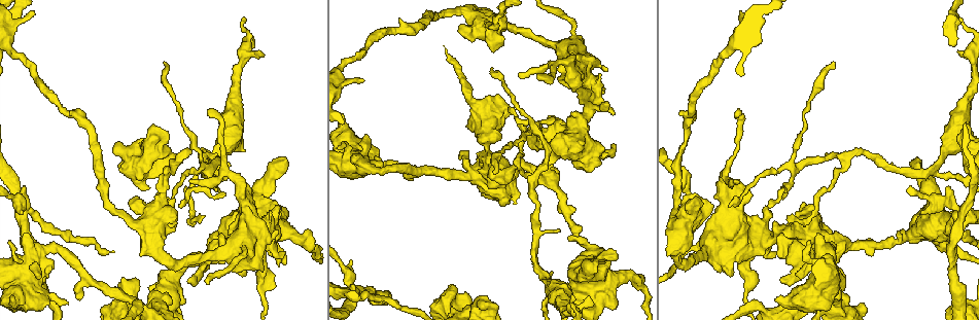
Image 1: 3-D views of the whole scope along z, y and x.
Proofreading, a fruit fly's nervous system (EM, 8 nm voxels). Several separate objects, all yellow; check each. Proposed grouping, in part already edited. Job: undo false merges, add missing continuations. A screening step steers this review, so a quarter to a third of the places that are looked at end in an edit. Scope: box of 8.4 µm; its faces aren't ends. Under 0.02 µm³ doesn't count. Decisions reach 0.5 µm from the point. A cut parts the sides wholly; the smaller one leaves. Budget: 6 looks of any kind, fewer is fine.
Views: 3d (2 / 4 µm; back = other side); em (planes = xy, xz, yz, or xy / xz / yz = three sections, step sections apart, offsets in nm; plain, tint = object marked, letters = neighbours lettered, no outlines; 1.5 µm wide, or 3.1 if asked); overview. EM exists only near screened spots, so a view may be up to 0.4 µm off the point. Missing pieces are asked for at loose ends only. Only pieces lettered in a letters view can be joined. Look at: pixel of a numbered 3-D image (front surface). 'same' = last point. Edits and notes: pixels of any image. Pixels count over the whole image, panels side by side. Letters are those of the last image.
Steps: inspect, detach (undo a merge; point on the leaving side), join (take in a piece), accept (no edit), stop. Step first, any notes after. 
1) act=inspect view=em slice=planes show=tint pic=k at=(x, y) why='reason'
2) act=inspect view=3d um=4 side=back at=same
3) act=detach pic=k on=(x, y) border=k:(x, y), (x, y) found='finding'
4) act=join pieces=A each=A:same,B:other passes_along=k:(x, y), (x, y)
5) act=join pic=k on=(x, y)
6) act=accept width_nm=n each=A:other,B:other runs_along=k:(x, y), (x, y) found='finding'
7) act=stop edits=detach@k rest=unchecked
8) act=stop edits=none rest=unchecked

act=inspect view=em slice=xy step=8 show=tint pic=1 at=(891, 163) why='thin end'

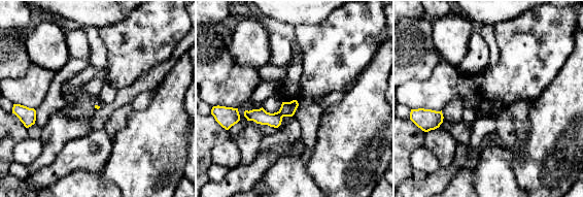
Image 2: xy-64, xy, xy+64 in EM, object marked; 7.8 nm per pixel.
act=inspect view=em slice=planes show=letters at=same why='cut it another way'

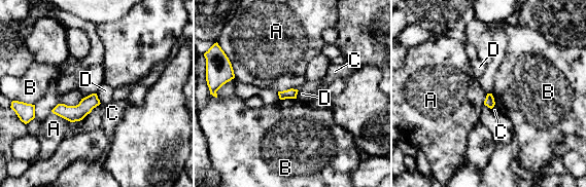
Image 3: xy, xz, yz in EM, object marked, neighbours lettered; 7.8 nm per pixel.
act=accept width_nm=80 each=A:other,B:other,C:other,D:other border=3:(296, 98), (280, 100) found='no lettered piece goes on from it'

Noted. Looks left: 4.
act=inspect view=em slice=planes show=plain pic=1 at=(949, 227) why='stops while still wide'

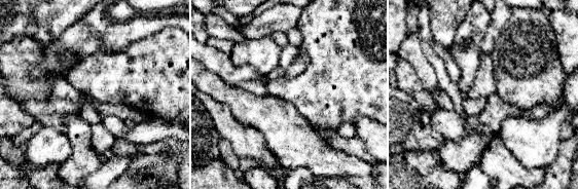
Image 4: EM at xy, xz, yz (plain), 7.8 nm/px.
act=inspect view=em slice=planes show=letters at=same why='what lies round it'

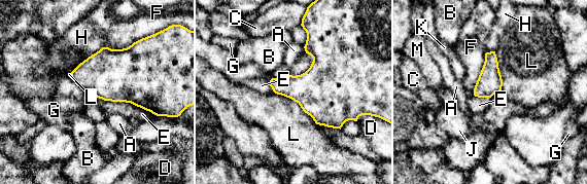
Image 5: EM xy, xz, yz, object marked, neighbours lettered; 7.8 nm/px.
act=accept each=A:other,B:other,C:other,D:other,E:other,F:other,G:other,H:other,J:other,K:other,L:other,M:other border=5:(165, 28), (126, 47), (103, 47) found='no lettered piece goes on from it'

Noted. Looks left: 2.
act=inspect view=3d um=2 pic=1 at=(351, 302) why='thin neck'

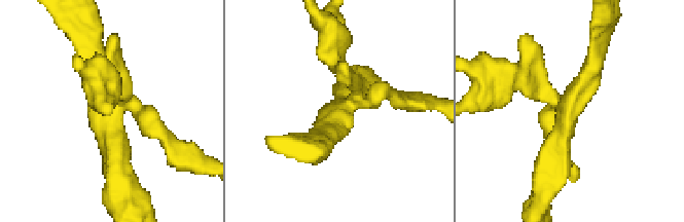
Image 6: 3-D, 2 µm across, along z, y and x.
act=inspect view=em slice=xy step=8 show=letters pic=6 at=(564, 110) arms=4

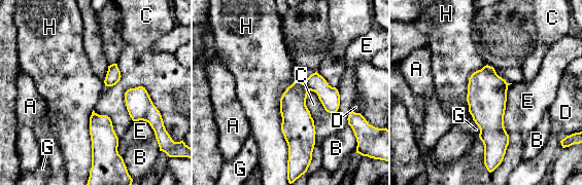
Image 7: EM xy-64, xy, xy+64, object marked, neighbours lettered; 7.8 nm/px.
act=detach pic=7 on=(295, 113) each=A:other,B:other,C:other,D:other,E:other,G:other,H:other border=7:(303, 83), (308, 89) found='two neurons meet here'

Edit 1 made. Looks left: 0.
act=stop edits=detach@7 rest=unchecked

